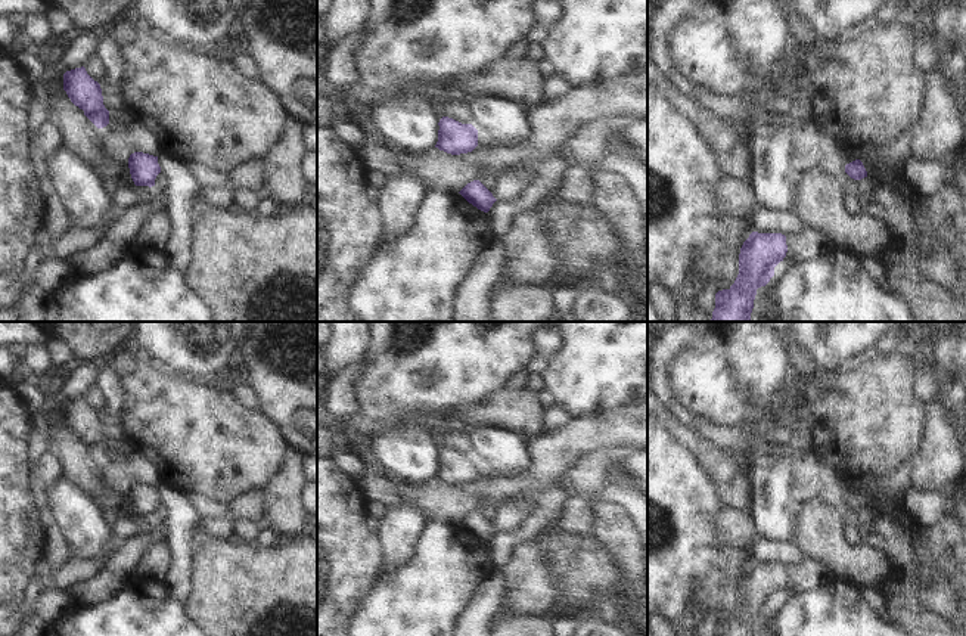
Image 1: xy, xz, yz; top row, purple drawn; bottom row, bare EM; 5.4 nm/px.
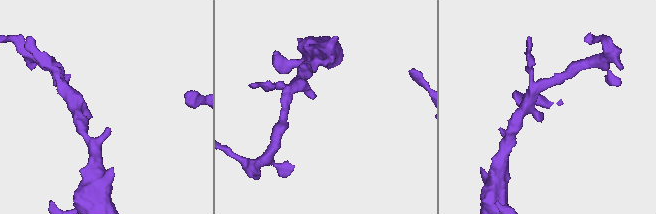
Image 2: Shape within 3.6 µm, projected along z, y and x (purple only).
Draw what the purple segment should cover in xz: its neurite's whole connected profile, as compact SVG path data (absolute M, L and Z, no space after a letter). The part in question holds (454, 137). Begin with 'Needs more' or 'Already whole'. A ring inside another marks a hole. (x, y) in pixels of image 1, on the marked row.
Already whole. M442 117L438 122L438 142L435 148L451 155L472 152L478 146L478 130L472 124L462 124Z

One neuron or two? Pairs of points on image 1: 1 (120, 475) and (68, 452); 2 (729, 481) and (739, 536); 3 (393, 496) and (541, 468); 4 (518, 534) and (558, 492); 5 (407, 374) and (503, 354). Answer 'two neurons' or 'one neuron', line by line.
1: two neurons
2: two neurons
3: one neuron
4: one neuron
5: one neuron

